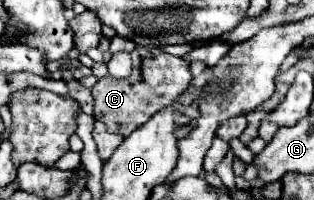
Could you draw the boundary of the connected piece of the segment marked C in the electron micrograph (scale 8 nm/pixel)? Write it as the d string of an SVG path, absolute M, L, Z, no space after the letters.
M136 47L130 55L134 69L128 79L114 79L112 75L106 75L92 87L94 119L102 121L110 133L120 133L122 137L130 135L130 131L146 123L150 115L162 111L162 107L178 99L178 95L184 93L192 81L190 63L186 63L182 57L168 55L158 47Z

